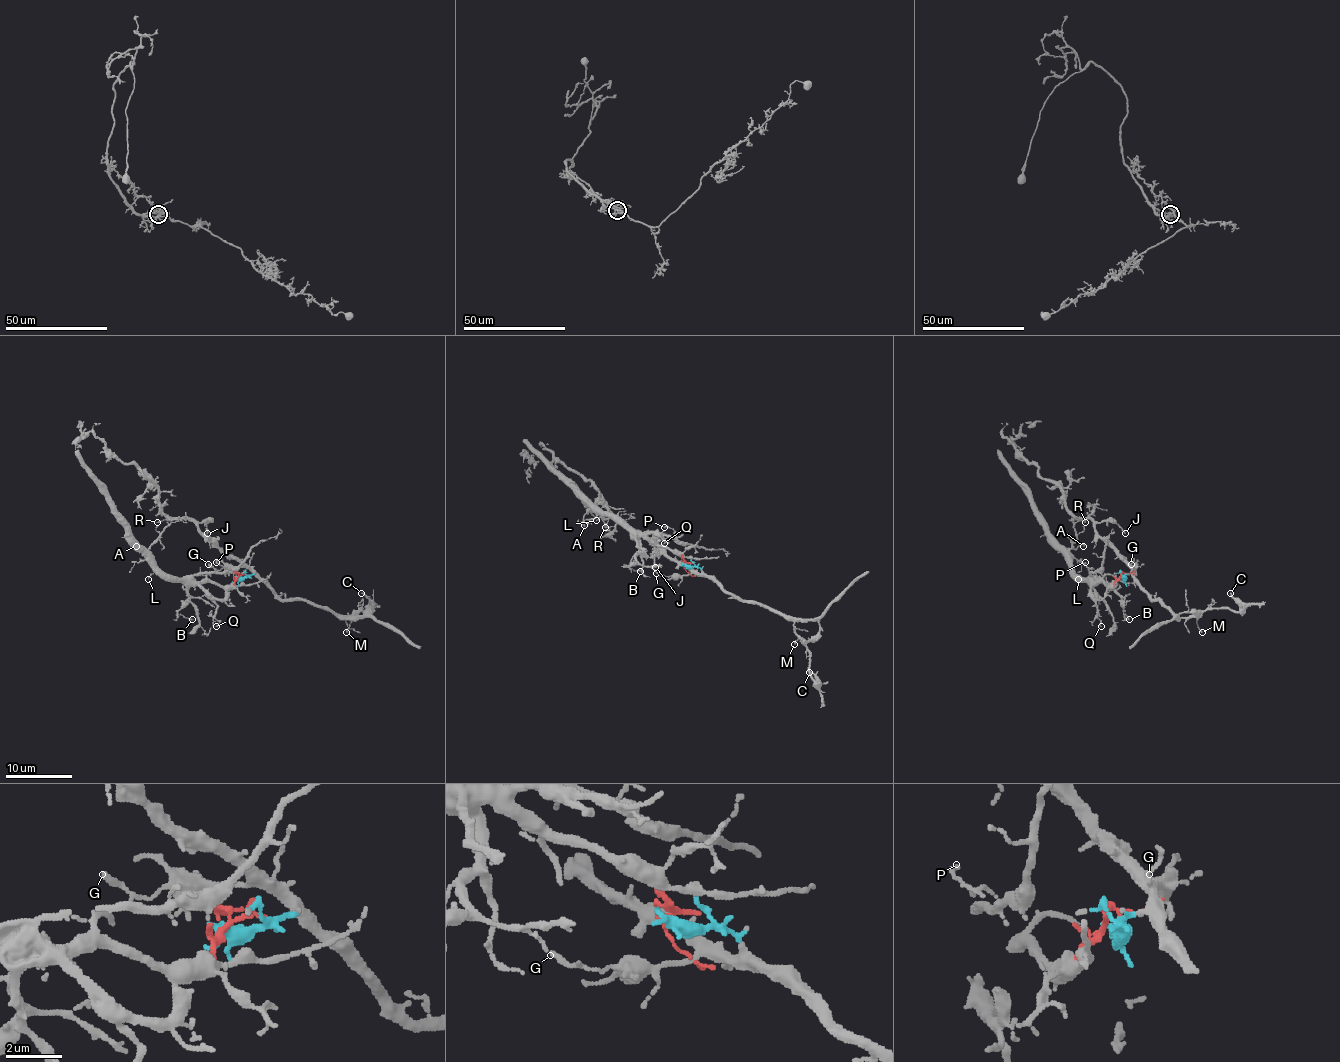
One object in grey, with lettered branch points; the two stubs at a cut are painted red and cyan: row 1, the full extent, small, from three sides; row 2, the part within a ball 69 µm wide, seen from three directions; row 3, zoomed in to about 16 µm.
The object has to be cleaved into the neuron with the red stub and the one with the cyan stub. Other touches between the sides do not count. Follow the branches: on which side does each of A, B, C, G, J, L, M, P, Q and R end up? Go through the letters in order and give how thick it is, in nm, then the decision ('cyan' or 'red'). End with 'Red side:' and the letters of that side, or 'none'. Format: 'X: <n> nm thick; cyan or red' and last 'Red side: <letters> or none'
A: 130 nm thick; red
B: 120 nm thick; red
C: 110 nm thick; cyan
G: 200 nm thick; cyan
J: 160 nm thick; cyan
L: 90 nm thick; red
M: 100 nm thick; cyan
P: 120 nm thick; red
Q: 70 nm thick; red
R: 100 nm thick; cyan
Red side: A, B, L, P, Q

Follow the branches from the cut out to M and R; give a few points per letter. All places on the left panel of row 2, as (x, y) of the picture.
M: (236, 576), (249, 577), (254, 574), (283, 599), (304, 599), (351, 619), (346, 632)
R: (236, 576), (249, 577), (253, 571), (228, 557), (191, 521), (156, 522)

